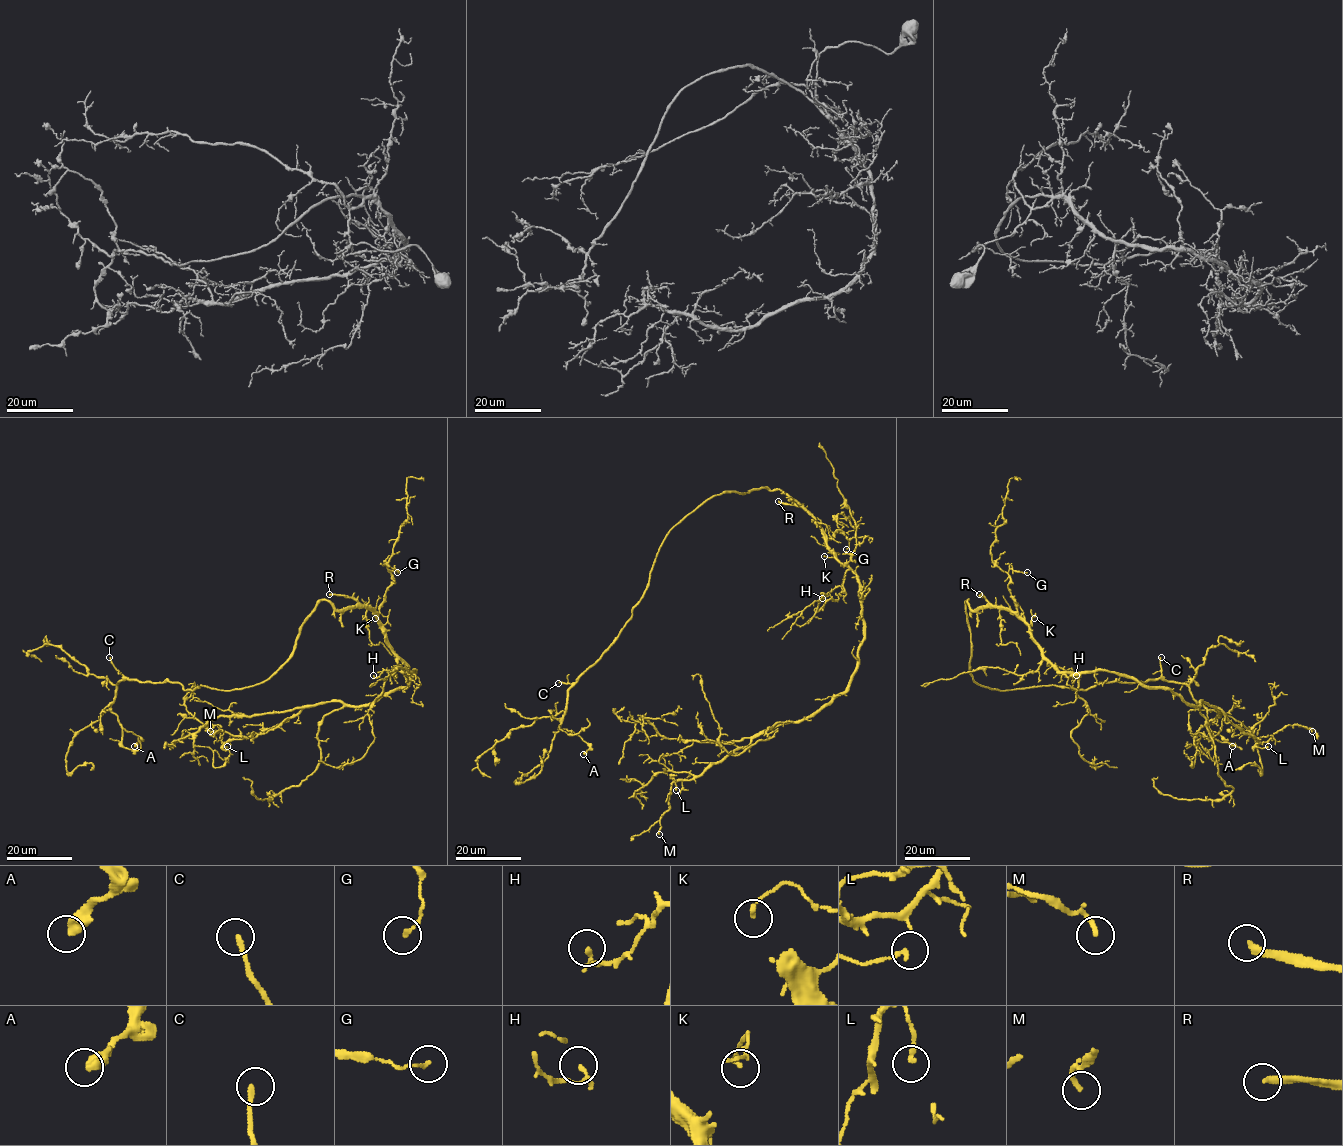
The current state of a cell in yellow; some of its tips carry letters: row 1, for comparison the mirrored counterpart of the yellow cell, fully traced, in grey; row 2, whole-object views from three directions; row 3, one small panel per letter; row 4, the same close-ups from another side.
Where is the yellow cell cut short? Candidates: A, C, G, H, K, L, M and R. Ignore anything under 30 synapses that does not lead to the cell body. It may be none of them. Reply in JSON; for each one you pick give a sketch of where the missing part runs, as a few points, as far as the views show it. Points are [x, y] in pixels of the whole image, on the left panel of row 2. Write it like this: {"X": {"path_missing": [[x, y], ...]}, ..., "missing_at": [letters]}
{"C": {"path_missing": [[109, 657], [112, 637], [96, 622], [66, 613], [47, 622]]}, "R": {"path_missing": [[329, 594], [303, 585], [279, 583], [258, 572], [208, 565]]}, "missing_at": ["C", "R"]}

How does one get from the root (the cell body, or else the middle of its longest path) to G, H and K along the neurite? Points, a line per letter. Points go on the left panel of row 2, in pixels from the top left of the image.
G: (332, 605), (336, 609), (359, 605), (378, 612), (393, 582), (391, 571), (397, 572)
H: (332, 605), (336, 609), (359, 605), (374, 613), (384, 641), (402, 663), (373, 675)
K: (332, 605), (336, 609), (366, 607), (382, 624), (387, 621), (379, 613), (375, 618)

